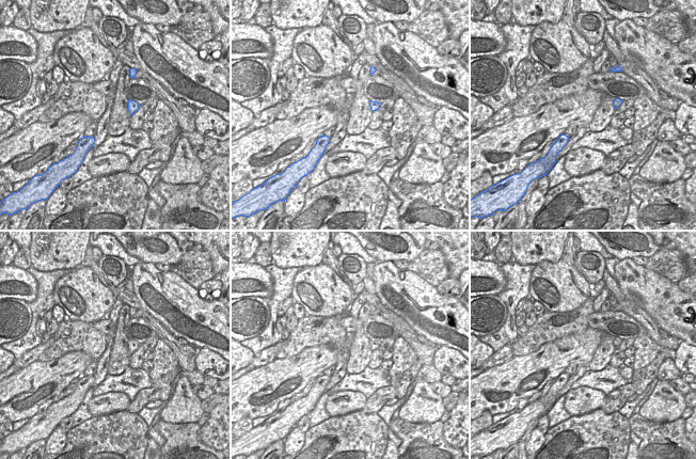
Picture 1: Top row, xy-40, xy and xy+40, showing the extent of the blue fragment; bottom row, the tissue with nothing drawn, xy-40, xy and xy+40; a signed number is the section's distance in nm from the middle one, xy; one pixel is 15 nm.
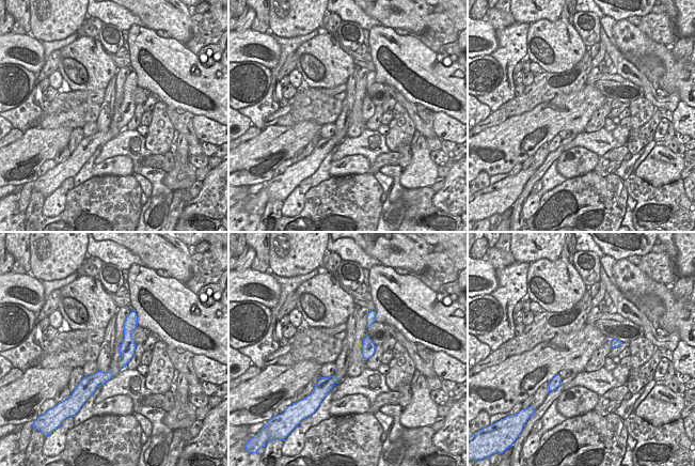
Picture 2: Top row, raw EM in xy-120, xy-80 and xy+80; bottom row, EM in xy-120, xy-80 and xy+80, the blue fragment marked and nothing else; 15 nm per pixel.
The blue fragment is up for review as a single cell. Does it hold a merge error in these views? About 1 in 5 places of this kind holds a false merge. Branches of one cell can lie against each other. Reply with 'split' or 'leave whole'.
leave whole

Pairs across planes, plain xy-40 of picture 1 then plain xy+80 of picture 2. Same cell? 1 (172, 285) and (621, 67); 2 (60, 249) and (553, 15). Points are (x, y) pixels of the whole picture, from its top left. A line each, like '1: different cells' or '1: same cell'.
1: different cells
2: same cell

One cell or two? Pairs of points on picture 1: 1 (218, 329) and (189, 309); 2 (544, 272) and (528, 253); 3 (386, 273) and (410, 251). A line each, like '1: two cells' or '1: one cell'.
1: one cell
2: two cells
3: two cells

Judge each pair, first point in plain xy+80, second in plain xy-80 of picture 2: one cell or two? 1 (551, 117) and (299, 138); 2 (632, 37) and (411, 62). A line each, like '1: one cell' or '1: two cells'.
1: one cell
2: one cell

